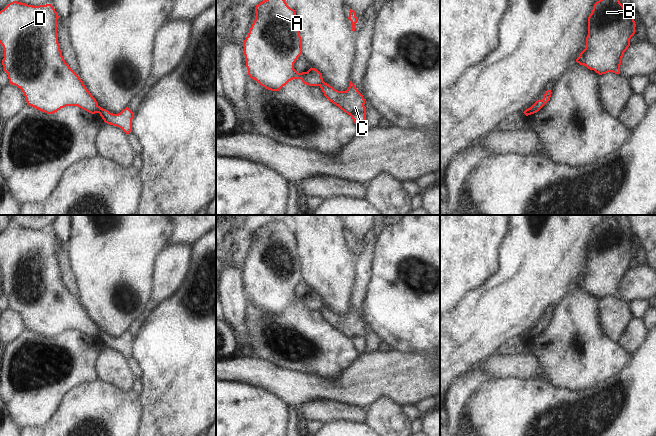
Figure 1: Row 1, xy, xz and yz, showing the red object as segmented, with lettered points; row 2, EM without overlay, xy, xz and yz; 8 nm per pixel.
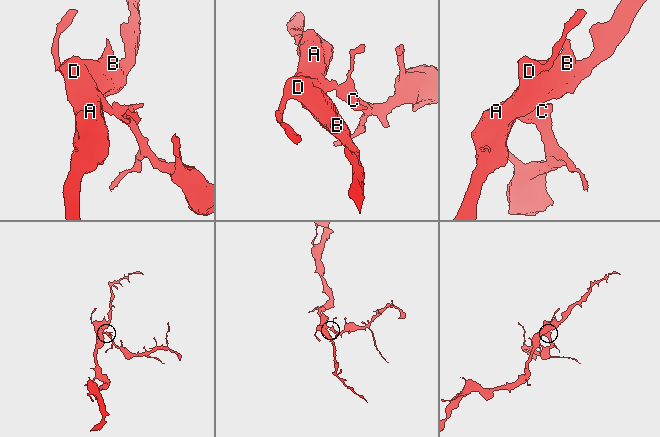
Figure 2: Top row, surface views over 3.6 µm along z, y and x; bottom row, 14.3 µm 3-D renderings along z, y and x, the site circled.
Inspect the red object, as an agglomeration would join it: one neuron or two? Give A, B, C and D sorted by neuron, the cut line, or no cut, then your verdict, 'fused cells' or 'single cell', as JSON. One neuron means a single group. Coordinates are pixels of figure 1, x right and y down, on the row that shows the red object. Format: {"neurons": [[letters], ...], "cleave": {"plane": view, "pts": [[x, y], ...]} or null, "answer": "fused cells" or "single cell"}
{"neurons": [["A", "B", "D"], ["C"]], "cleave": {"plane": "xy", "pts": [[99, 106], [97, 112]]}, "answer": "fused cells"}

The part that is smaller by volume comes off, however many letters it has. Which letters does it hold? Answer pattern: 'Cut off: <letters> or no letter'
Cut off: C

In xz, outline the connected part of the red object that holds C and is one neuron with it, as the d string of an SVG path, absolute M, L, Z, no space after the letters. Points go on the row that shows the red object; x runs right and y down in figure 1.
M351 81L346 91L338 91L325 82L320 88L330 102L352 117L360 130L366 129L365 99Z

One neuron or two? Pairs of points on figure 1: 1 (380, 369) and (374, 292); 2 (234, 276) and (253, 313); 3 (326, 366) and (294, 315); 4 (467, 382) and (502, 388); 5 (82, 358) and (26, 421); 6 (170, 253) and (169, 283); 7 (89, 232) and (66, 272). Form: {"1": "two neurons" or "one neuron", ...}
{"1": "two neurons", "2": "two neurons", "3": "one neuron", "4": "two neurons", "5": "one neuron", "6": "one neuron", "7": "two neurons"}

